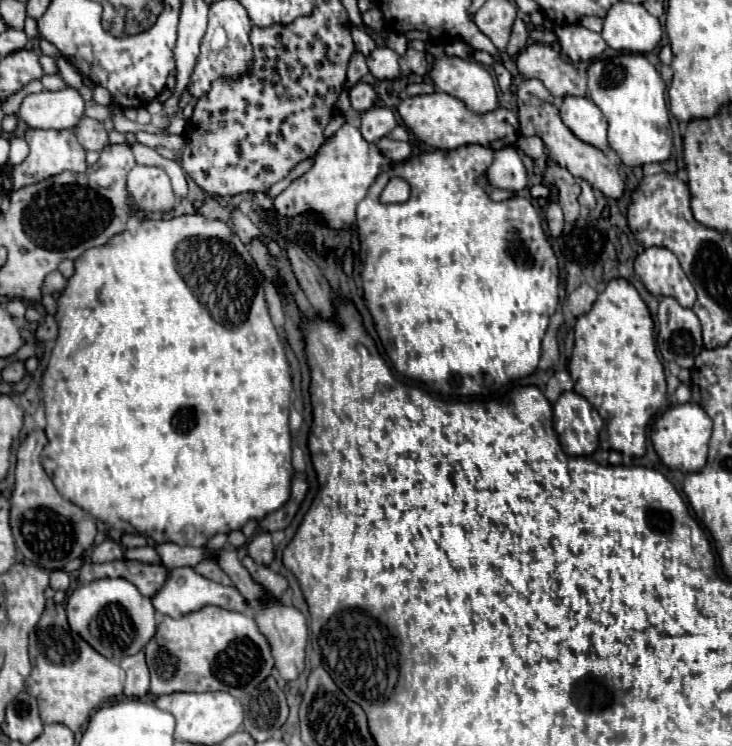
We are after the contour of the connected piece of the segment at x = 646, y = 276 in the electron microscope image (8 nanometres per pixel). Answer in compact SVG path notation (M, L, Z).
M645 248L637 254L635 274L653 296L673 296L681 306L691 308L695 302L695 288L685 276L677 256L667 248Z

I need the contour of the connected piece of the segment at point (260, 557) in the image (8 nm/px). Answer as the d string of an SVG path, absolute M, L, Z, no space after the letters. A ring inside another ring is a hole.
M259 532L257 536L251 538L251 542L247 544L247 550L249 550L249 556L257 562L257 564L263 564L263 566L269 566L273 562L273 542L271 542L271 534L269 532Z

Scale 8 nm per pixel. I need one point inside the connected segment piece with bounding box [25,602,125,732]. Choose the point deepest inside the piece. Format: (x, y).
(69, 679)

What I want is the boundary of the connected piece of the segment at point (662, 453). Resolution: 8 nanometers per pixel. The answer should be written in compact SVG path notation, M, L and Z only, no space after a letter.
M677 404L671 406L655 424L651 426L651 442L655 452L659 454L661 462L671 468L679 470L683 474L693 474L701 472L705 462L707 462L707 448L709 448L709 438L711 438L711 418L699 408L699 404Z

